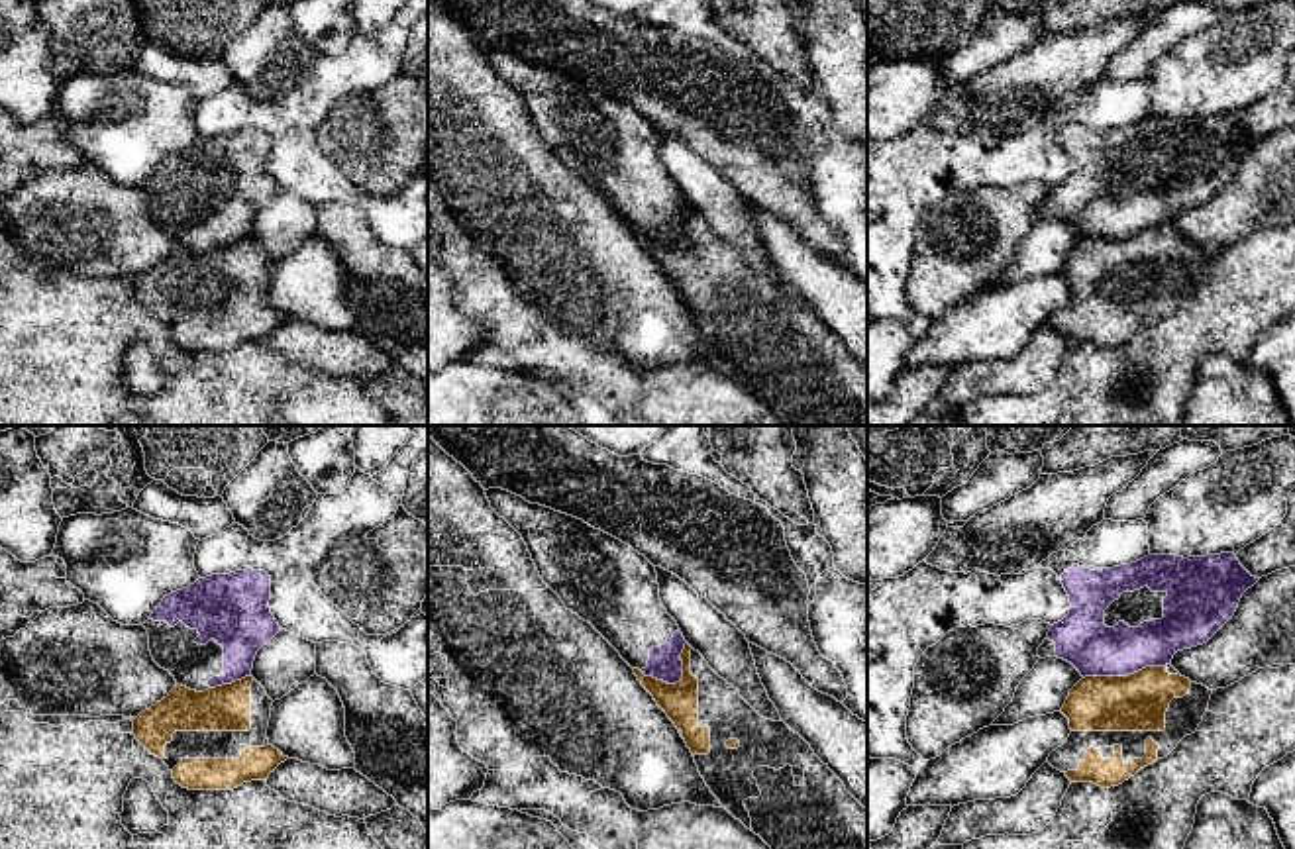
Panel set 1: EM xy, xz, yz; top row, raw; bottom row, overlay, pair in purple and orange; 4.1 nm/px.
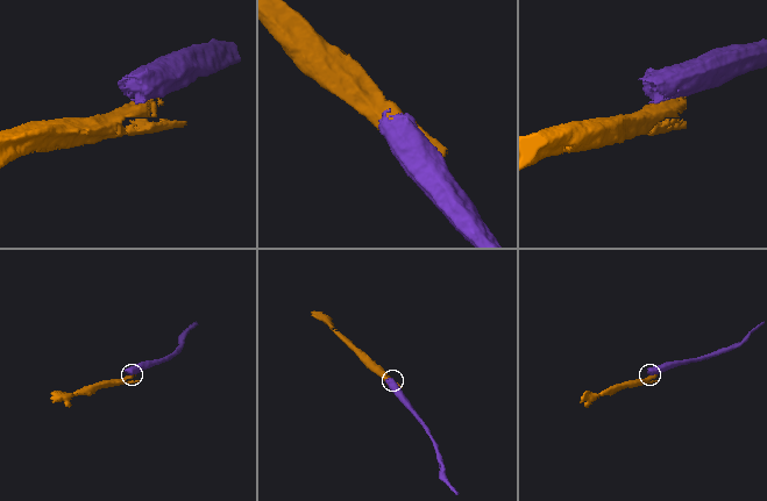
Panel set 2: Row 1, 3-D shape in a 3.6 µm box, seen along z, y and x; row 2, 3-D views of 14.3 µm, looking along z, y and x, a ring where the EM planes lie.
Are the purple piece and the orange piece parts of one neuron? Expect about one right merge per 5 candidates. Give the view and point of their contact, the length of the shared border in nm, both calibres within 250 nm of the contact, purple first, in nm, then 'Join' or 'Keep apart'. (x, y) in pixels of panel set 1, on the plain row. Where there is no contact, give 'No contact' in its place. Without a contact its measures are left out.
Touches purple at yz (1125, 236). Shared border 360 nm. Thickness 220 nm (purple) against 240 nm. Keep apart

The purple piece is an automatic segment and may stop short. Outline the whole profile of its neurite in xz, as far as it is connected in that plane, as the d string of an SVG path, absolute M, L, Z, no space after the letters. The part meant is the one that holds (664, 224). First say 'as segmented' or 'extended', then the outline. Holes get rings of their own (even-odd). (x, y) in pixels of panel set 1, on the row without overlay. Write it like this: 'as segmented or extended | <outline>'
extended | M508 51L485 55L522 96L540 137L567 171L589 182L632 229L667 245L681 243L687 202L663 169L655 127L644 116L583 80Z

